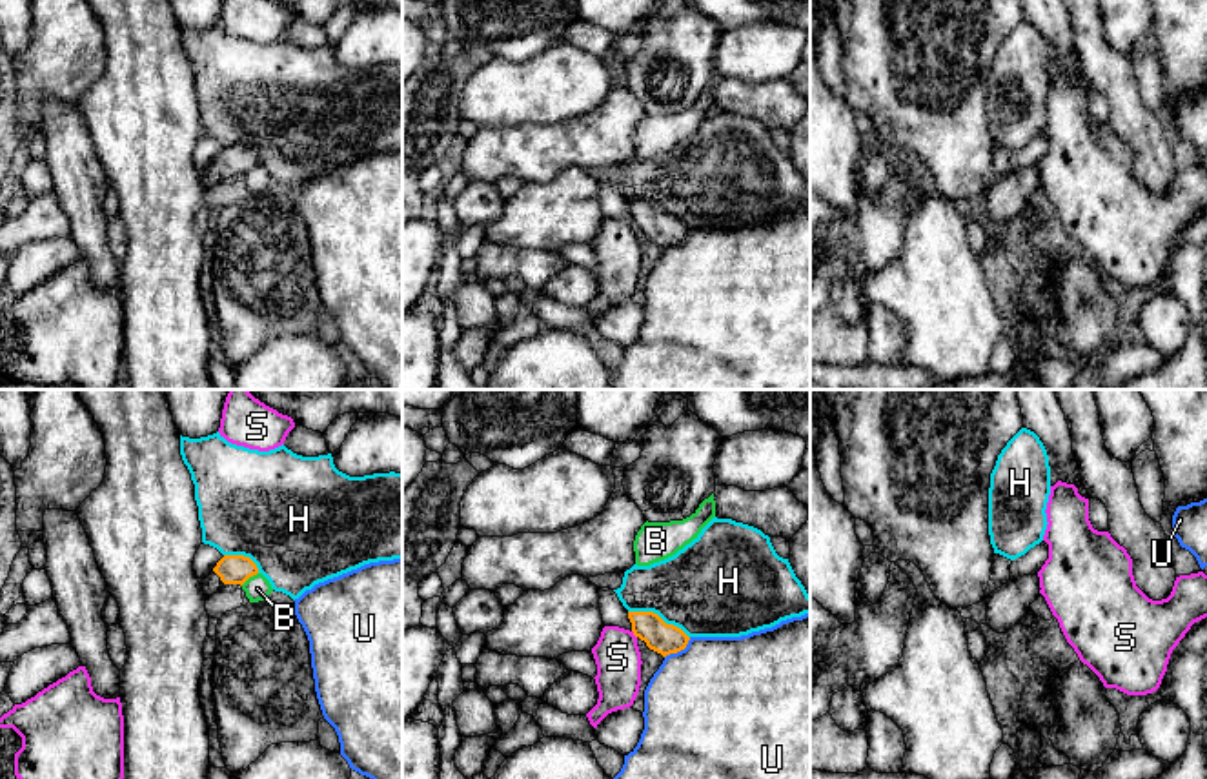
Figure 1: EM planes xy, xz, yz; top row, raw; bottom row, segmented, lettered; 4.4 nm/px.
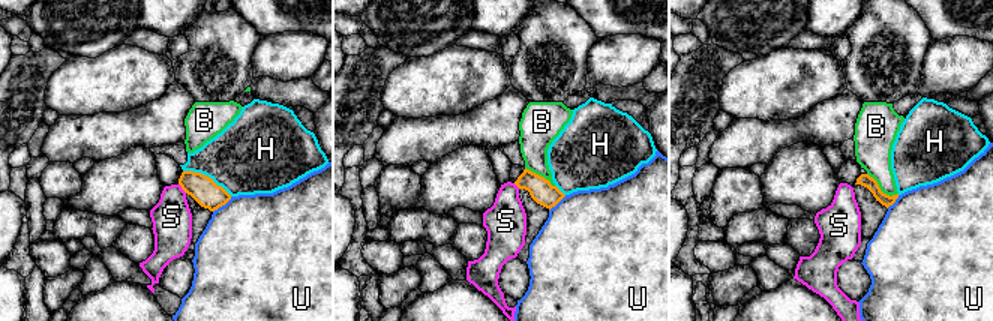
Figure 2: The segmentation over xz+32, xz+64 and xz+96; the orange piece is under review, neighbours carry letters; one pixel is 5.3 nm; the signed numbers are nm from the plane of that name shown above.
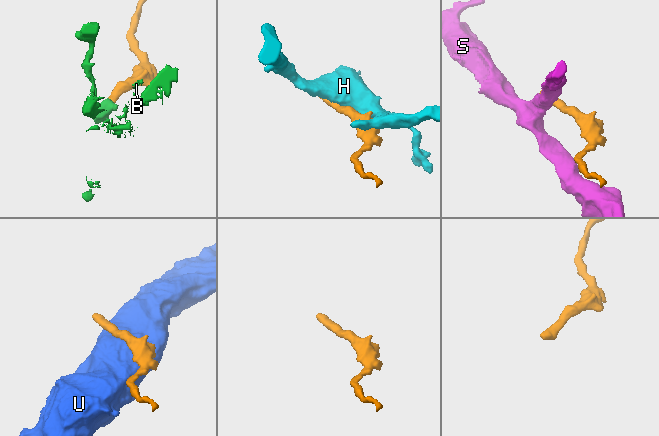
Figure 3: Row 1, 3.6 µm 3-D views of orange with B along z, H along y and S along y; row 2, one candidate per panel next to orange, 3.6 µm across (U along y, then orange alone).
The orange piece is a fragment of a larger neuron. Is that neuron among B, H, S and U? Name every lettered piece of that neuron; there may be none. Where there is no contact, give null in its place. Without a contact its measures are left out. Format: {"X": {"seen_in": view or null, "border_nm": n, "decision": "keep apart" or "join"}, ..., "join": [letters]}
{"B": {"seen_in": "xy", "border_nm": 100, "decision": "keep apart"}, "H": {"seen_in": "xz", "border_nm": 300, "decision": "keep apart"}, "S": {"seen_in": "xz", "border_nm": 40, "decision": "keep apart"}, "U": {"seen_in": "xz", "border_nm": 150, "decision": "keep apart"}, "join": []}

